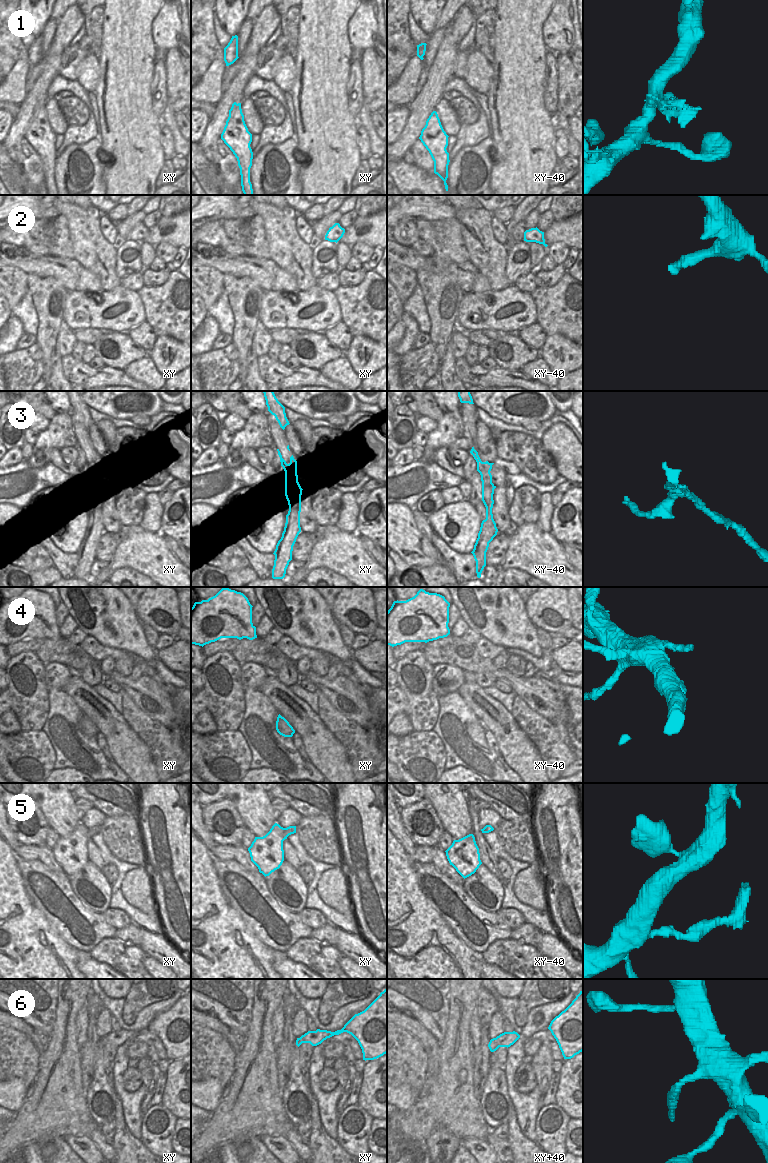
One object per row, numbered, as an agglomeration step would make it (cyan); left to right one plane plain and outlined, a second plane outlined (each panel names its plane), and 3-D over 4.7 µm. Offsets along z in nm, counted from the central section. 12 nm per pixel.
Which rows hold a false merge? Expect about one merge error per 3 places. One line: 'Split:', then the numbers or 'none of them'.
Split: 1, 3, 6

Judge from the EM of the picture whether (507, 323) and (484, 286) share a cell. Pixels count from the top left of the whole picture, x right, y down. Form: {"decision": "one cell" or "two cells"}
{"decision": "two cells"}

